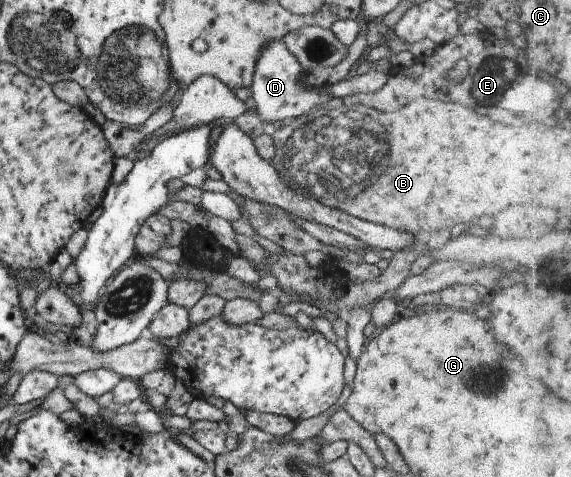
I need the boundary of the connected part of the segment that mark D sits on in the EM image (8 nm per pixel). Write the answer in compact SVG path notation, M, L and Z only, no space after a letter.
M273 40L273 42L265 42L265 46L261 48L259 56L254 66L252 74L252 83L249 88L251 90L251 102L255 106L255 112L262 123L273 124L273 122L289 122L294 117L304 115L309 110L314 110L319 104L327 102L332 96L321 90L313 90L305 88L301 84L301 66L295 57L281 40Z

